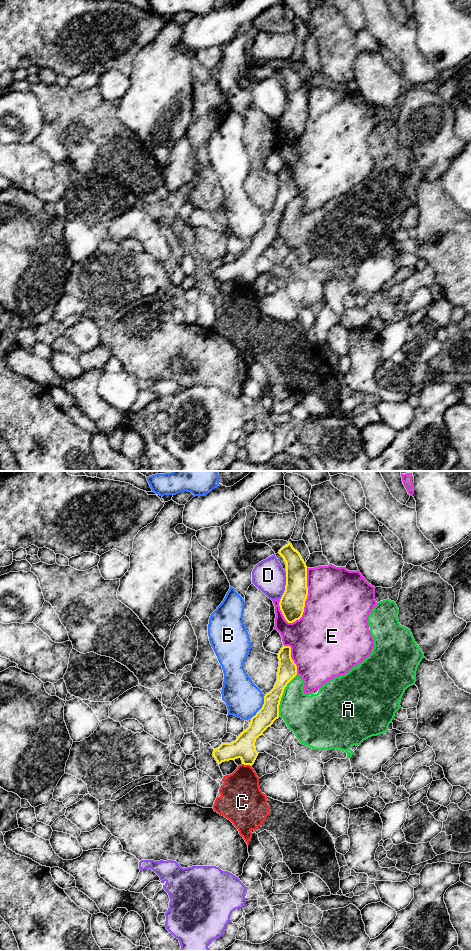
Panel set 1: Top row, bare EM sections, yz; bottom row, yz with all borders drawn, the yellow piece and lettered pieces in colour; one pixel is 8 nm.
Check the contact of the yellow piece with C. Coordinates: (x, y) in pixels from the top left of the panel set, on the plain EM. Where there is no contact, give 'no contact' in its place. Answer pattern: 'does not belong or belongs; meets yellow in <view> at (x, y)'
does not belong; meets yellow in yz at (247, 284)

